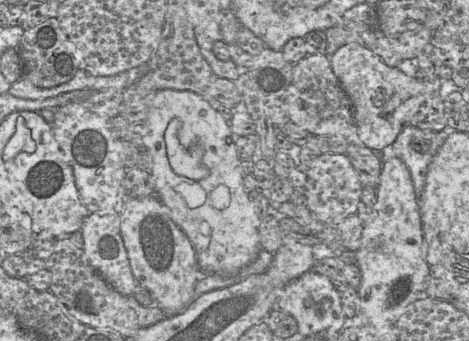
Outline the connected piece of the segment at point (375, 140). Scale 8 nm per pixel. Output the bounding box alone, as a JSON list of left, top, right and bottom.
[329,43,439,150]

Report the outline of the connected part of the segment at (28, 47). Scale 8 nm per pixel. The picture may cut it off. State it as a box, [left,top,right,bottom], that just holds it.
[17,17,76,88]

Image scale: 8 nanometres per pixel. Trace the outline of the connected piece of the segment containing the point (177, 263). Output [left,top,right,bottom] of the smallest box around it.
[120,195,204,315]

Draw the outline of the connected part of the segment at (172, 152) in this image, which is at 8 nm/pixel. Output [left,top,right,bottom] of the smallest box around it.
[164,118,209,181]

